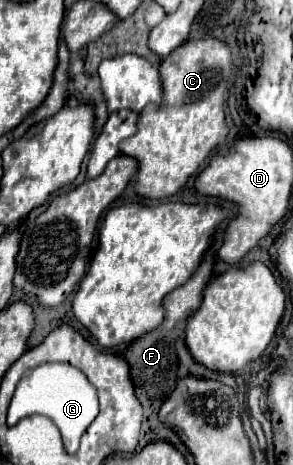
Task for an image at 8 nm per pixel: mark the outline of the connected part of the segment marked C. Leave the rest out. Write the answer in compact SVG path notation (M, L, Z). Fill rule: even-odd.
M200 38L200 40L188 40L182 44L182 48L176 48L170 56L162 60L160 76L164 86L164 100L160 108L156 104L146 106L140 112L138 132L120 144L120 152L138 158L138 180L136 180L136 192L140 196L160 200L174 196L186 182L192 178L206 162L206 158L226 142L228 138L228 126L226 126L226 112L224 112L224 96L228 92L228 82L234 74L234 62L232 52L226 42L218 38Z

